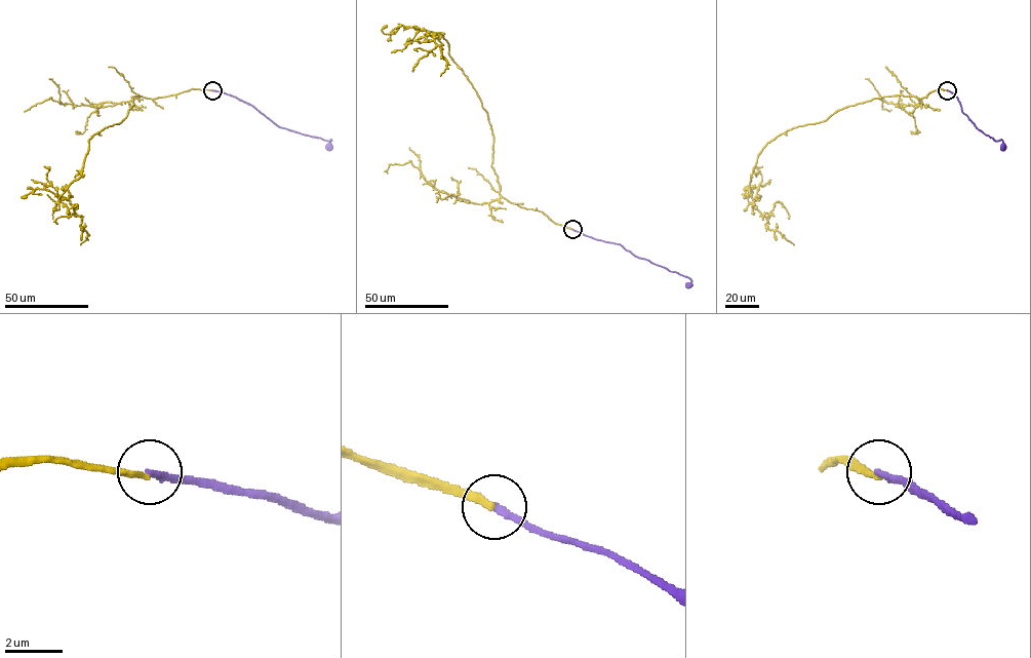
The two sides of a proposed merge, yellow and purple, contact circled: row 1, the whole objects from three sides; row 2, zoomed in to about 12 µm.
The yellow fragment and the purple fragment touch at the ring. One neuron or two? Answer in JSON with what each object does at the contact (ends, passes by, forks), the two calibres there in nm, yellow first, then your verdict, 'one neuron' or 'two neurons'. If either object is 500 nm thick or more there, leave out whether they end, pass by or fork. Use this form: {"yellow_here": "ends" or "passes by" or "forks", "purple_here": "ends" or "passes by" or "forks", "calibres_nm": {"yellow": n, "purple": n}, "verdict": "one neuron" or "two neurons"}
{"yellow_here": "ends", "purple_here": "ends", "calibres_nm": {"yellow": 220, "purple": 240}, "verdict": "two neurons"}

